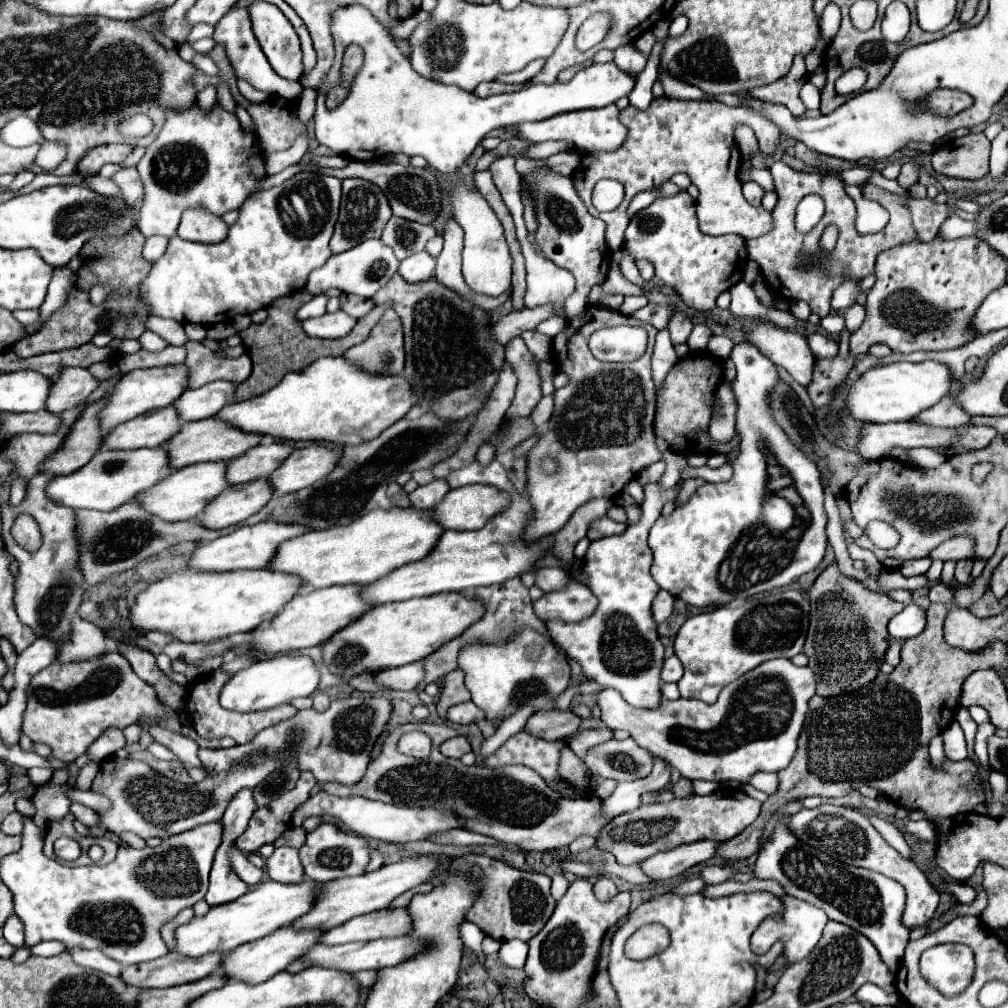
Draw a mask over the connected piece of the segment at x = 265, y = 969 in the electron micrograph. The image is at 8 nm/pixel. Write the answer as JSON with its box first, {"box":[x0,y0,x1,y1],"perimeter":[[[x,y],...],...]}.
{"box":[223,925,323,983],"perimeter":[[[291,925],[279,927],[271,935],[245,943],[243,947],[237,947],[235,951],[229,951],[227,963],[223,963],[223,971],[231,975],[231,979],[245,981],[245,983],[263,983],[271,979],[273,975],[285,971],[293,961],[301,959],[311,947],[319,943],[319,935],[323,935],[323,929],[295,929]]]}

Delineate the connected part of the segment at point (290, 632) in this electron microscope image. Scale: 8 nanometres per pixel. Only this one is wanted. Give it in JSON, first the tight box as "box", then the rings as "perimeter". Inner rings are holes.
{"box":[253,585,373,653],"perimeter":[[[333,585],[325,589],[313,589],[305,595],[297,595],[271,623],[261,625],[253,631],[255,649],[263,653],[289,653],[329,641],[337,631],[373,609],[373,603],[361,599],[361,589],[363,585]]]}

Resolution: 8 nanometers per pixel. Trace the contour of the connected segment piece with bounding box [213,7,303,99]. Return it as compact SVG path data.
M231 7L221 19L219 23L215 25L215 33L213 33L213 39L217 43L223 43L227 47L227 55L231 59L231 65L237 73L239 79L247 79L253 87L261 89L261 91L267 91L267 93L273 93L273 95L287 95L287 99L293 99L293 97L299 97L303 87L299 81L295 83L287 83L287 79L281 79L279 75L275 75L275 71L271 69L267 57L263 55L261 47L259 47L259 41L255 39L253 35L253 27L251 27L251 17L249 17L249 11L247 7Z

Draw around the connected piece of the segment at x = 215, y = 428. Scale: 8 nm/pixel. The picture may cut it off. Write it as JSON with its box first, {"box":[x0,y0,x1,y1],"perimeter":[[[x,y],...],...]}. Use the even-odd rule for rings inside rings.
{"box":[167,417,263,469],"perimeter":[[[209,417],[209,419],[185,423],[183,429],[179,431],[179,435],[175,435],[175,439],[171,439],[171,445],[167,445],[167,451],[171,451],[171,461],[175,463],[175,469],[181,469],[181,467],[201,463],[201,461],[235,459],[235,457],[243,455],[245,451],[257,447],[261,443],[261,439],[263,439],[263,435],[259,435],[259,433],[247,433],[221,419]],[[209,455],[219,455],[219,457],[209,457]]]}

